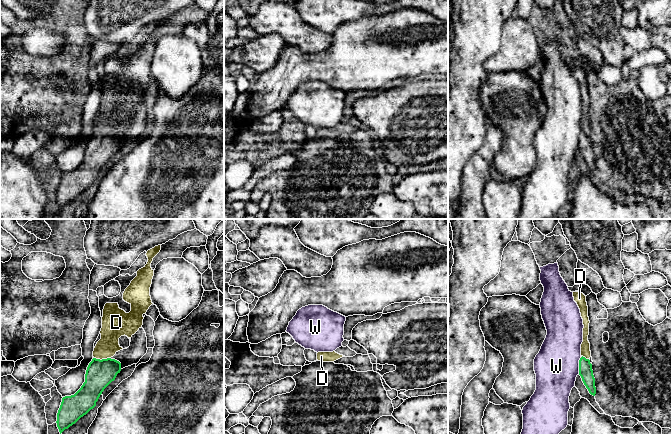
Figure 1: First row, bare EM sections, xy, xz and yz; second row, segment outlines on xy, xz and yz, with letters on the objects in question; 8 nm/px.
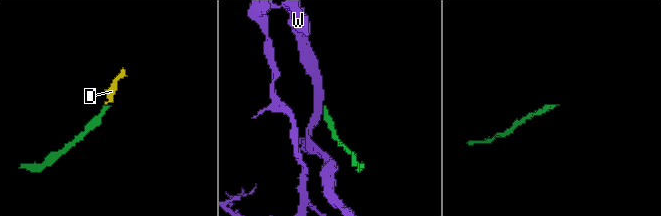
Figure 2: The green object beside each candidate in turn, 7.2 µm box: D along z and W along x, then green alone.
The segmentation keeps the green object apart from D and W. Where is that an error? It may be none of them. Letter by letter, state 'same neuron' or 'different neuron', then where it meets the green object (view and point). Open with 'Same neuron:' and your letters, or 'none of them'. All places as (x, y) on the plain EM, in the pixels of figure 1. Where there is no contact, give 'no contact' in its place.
Same neuron: D
D: same neuron; contact xy (102, 135)
W: different neuron; contact yz (579, 142)

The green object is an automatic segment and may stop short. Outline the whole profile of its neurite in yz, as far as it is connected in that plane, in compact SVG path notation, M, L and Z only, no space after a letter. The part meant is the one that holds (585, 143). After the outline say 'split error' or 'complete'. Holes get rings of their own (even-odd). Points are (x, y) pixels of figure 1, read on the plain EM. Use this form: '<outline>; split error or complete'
M573 68L574 77L577 79L581 93L583 95L583 118L581 120L581 134L579 136L579 151L589 169L593 172L596 170L595 154L593 151L592 140L590 139L591 127L588 117L589 111L589 93L586 72L581 68Z; split error

